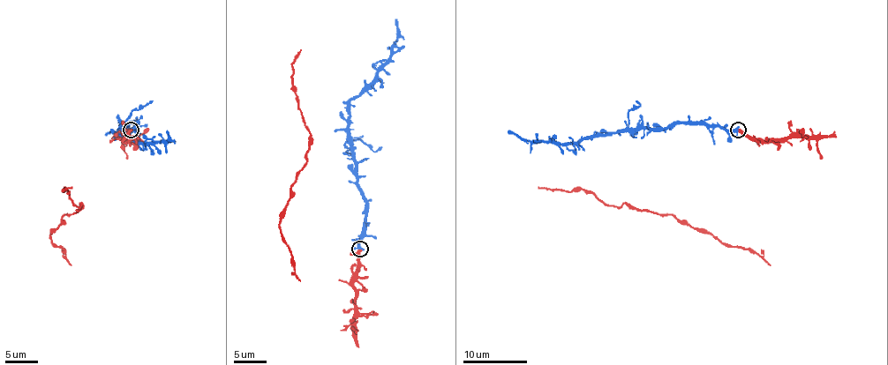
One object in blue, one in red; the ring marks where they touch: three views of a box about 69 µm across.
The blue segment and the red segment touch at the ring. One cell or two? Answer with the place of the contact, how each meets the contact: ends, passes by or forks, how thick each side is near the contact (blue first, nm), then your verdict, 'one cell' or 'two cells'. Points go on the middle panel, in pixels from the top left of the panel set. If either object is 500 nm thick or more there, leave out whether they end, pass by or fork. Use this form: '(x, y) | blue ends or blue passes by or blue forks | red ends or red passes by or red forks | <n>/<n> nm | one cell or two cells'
(359, 249) | blue passes by | red ends | 320/420 nm | one cell

